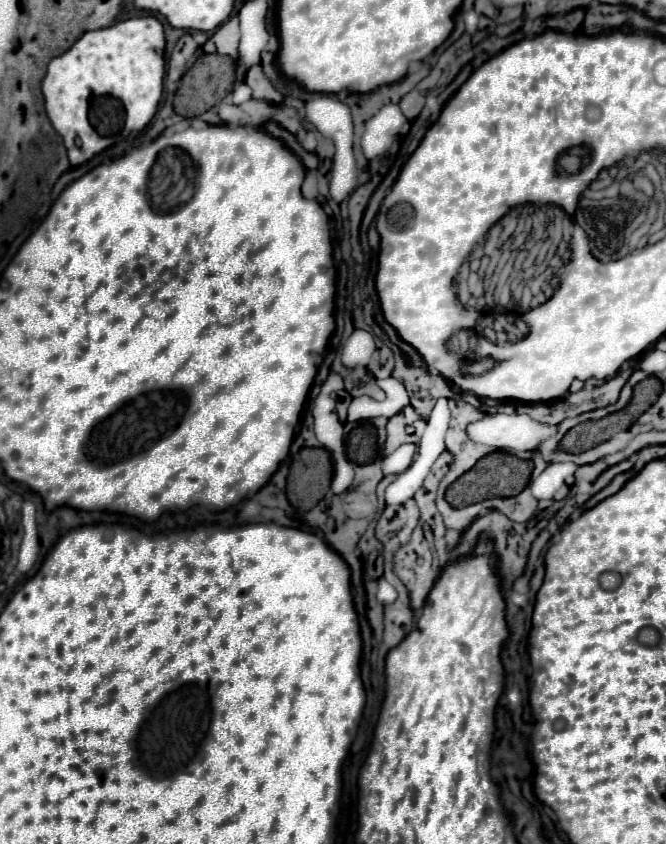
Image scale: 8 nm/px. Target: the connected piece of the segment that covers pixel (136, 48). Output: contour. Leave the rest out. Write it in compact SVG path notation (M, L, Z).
M135 17L105 29L87 31L67 53L51 59L41 81L41 93L45 97L45 113L55 131L63 137L63 145L67 149L71 165L81 165L93 155L129 137L131 133L143 131L147 127L157 111L163 93L163 49L163 25L155 17Z

